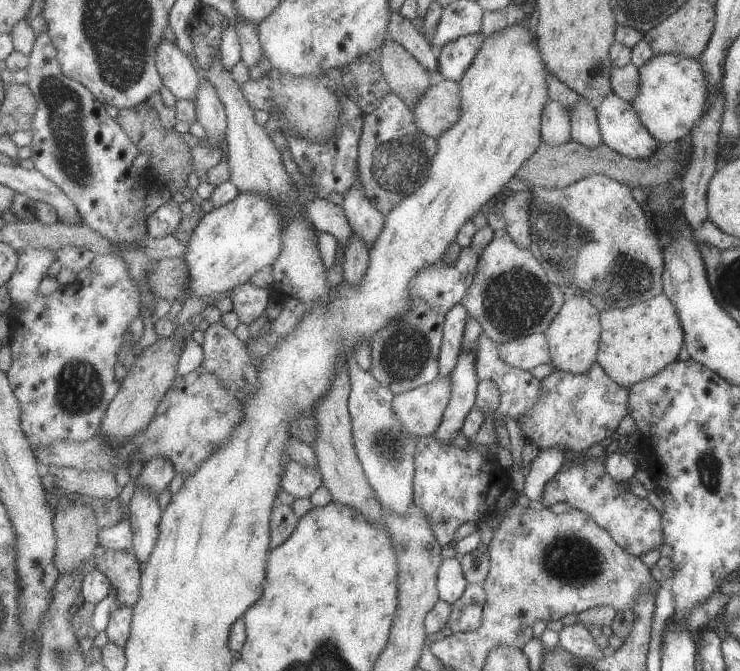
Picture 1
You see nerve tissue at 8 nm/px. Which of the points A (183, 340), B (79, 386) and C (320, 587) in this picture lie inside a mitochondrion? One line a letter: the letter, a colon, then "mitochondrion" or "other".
A: other
B: mitochondrion
C: other

